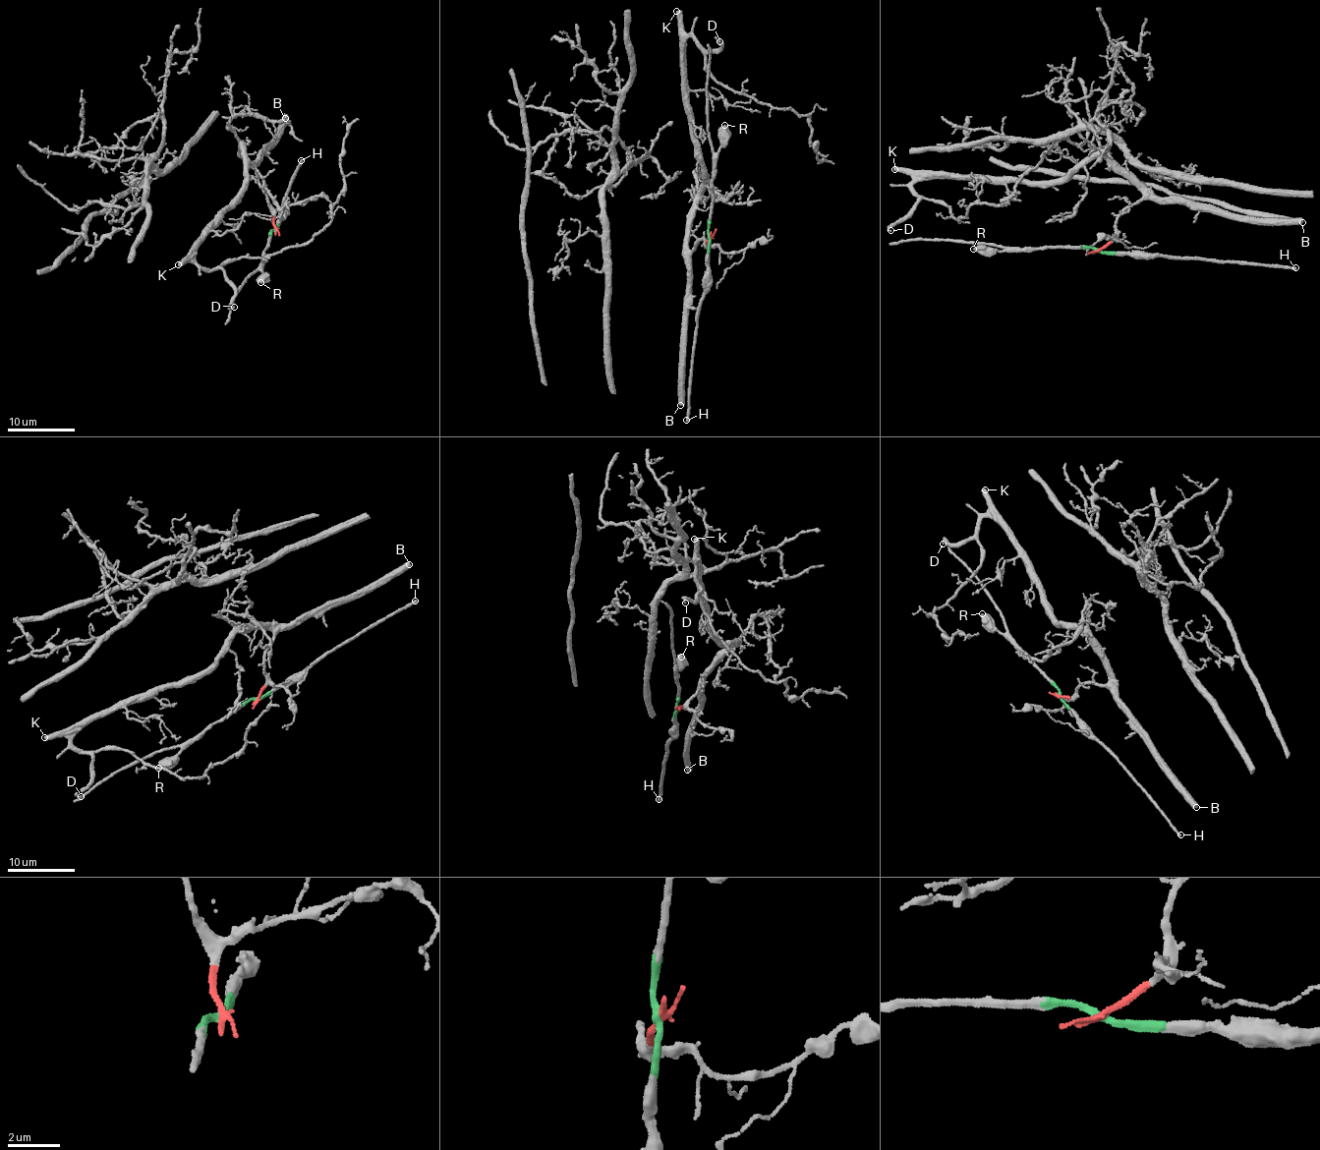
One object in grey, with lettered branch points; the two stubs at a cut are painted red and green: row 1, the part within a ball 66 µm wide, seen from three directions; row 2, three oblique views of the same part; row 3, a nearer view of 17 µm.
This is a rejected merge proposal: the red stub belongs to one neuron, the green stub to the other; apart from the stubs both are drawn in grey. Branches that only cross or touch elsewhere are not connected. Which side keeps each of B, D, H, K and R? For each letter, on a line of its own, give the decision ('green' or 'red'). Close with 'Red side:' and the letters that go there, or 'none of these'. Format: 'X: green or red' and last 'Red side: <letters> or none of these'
B: red
D: red
H: green
K: red
R: green
Red side: B, D, K

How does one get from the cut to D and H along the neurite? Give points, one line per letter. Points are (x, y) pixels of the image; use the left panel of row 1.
D: (274, 230), (244, 147), (241, 189), (194, 254), (200, 266), (223, 272), (234, 306)
H: (274, 230), (286, 206), (284, 198), (300, 161)

